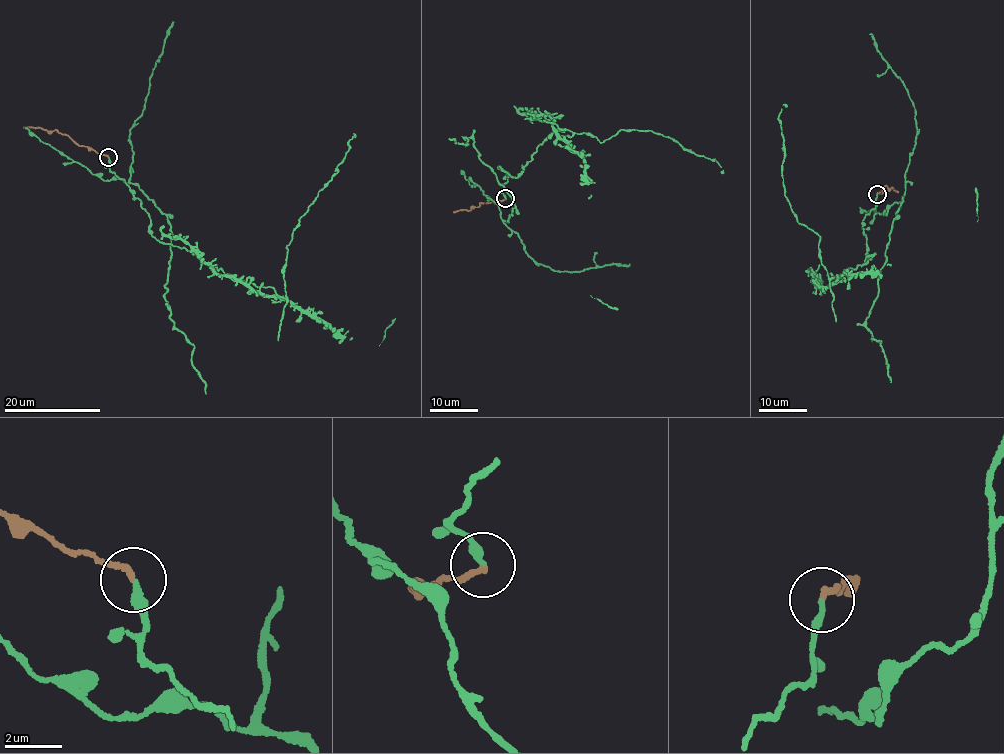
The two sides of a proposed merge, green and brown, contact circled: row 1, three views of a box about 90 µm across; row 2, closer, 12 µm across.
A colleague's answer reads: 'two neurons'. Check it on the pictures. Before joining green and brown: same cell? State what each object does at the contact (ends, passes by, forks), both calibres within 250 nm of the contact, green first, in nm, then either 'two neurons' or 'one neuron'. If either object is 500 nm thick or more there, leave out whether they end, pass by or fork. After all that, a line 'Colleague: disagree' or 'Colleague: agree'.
green ends there; brown ends there; 220 nm thick on the green side, 180 nm on the other; one neuron
Colleague: disagree

